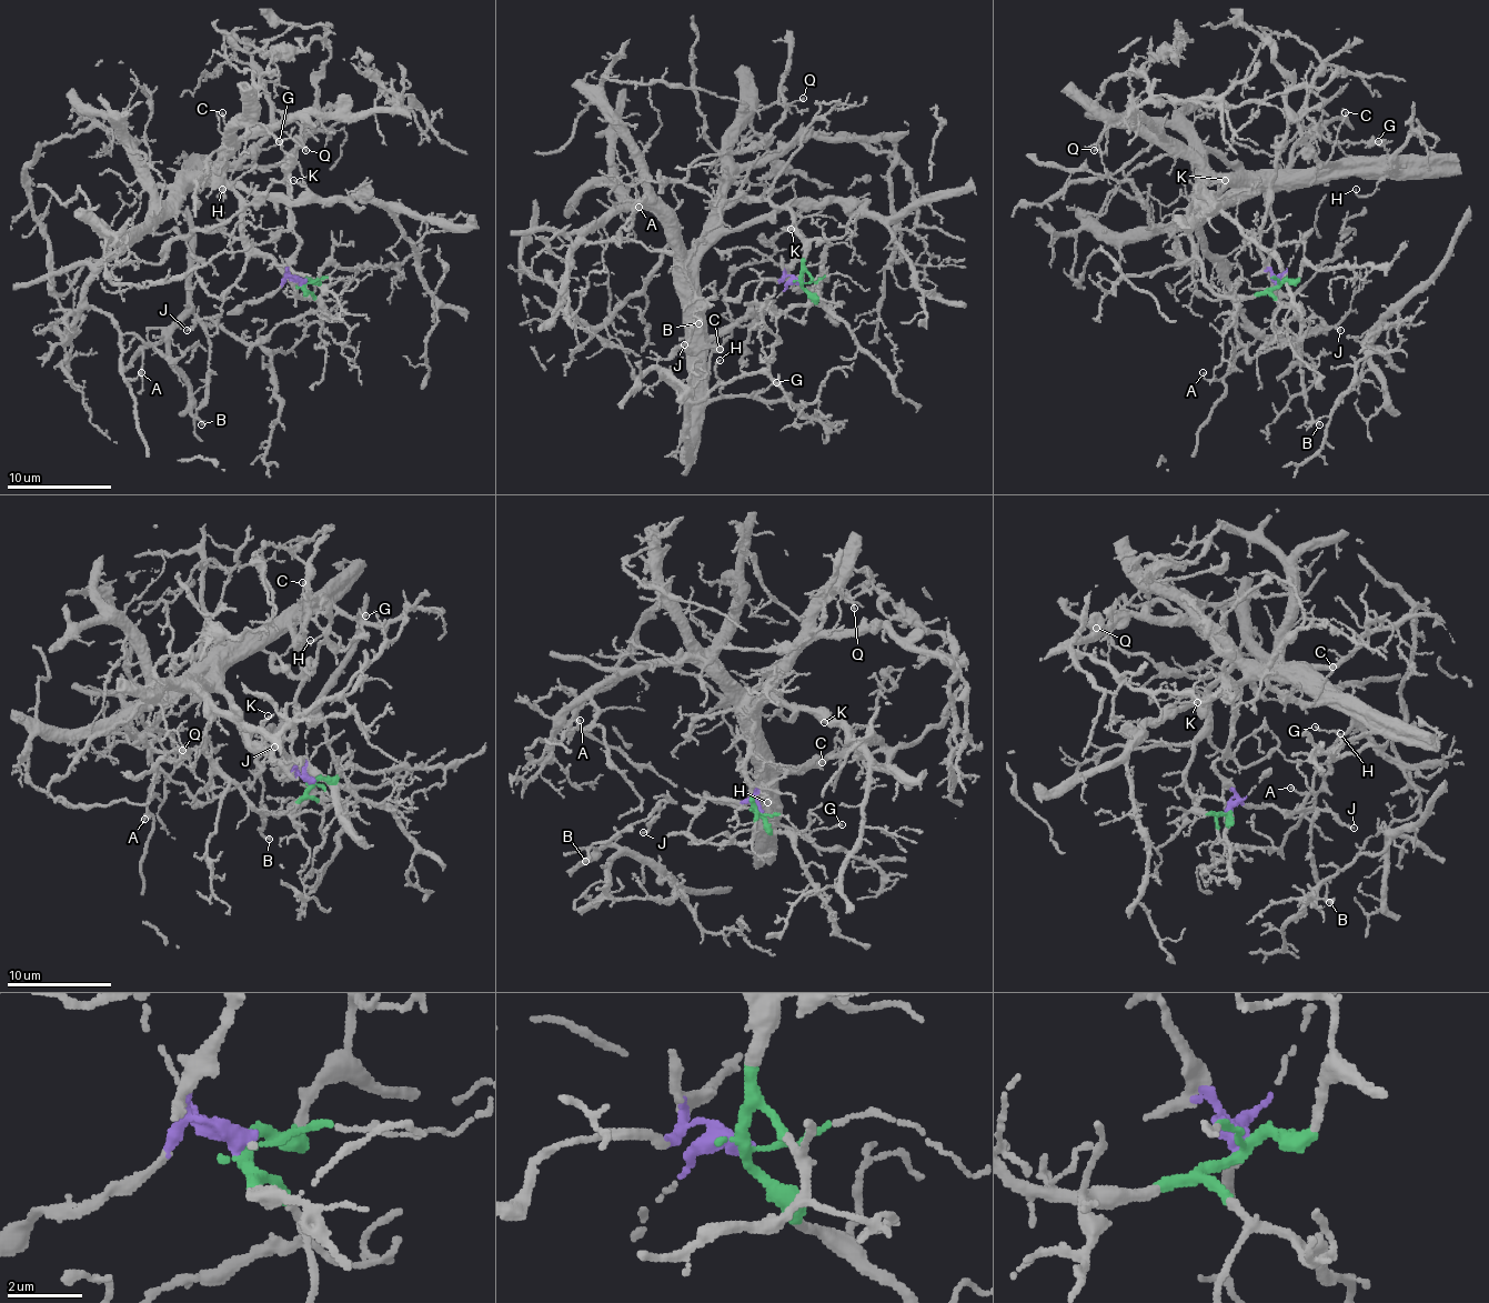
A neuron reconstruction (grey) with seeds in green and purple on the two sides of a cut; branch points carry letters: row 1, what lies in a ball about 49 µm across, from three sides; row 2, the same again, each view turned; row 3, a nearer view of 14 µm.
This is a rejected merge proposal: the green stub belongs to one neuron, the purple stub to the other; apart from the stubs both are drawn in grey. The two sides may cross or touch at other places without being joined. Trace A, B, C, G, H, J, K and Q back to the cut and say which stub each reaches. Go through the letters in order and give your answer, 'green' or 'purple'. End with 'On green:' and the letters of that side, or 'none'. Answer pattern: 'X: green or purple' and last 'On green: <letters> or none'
A: green
B: purple
C: green
G: green
H: green
J: purple
K: green
Q: green
On green: A, C, G, H, K, Q

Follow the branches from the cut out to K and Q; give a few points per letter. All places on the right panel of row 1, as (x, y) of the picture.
K: (1278, 283), (1224, 297), (1205, 281), (1189, 202), (1226, 179)
Q: (1278, 283), (1231, 297), (1205, 281), (1189, 233), (1203, 171), (1184, 156), (1114, 124), (1093, 150)

